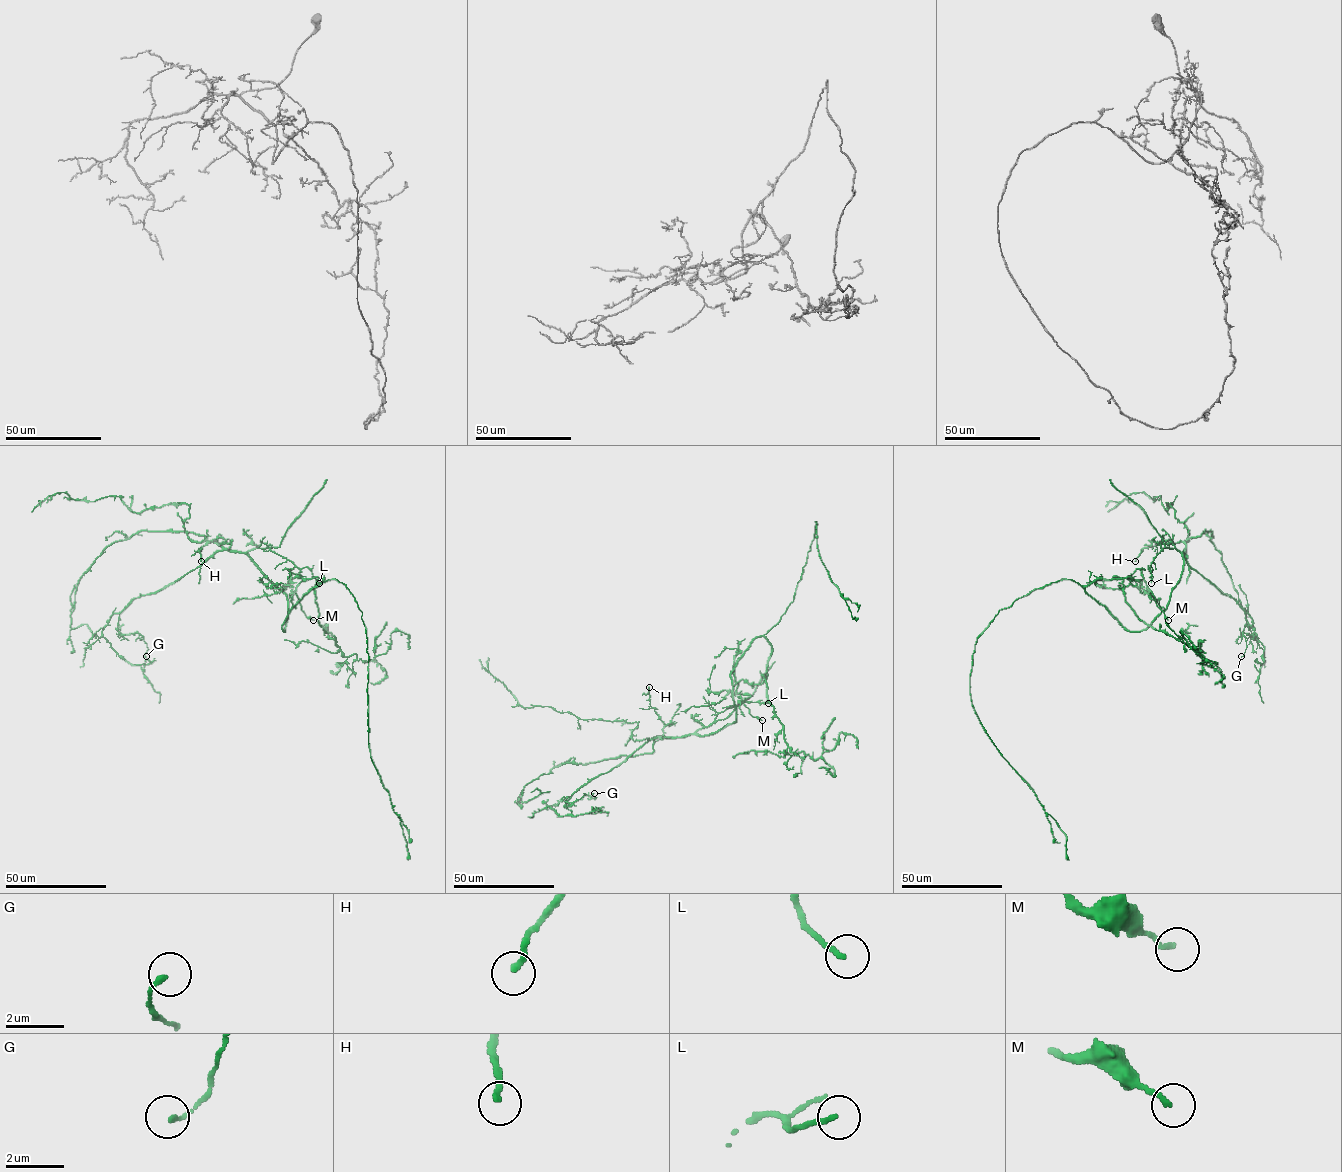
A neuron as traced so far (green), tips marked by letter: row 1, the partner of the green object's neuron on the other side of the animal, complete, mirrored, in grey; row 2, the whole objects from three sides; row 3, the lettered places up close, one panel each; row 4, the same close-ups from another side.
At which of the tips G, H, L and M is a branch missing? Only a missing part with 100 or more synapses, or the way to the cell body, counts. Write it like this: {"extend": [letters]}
{"extend": []}

